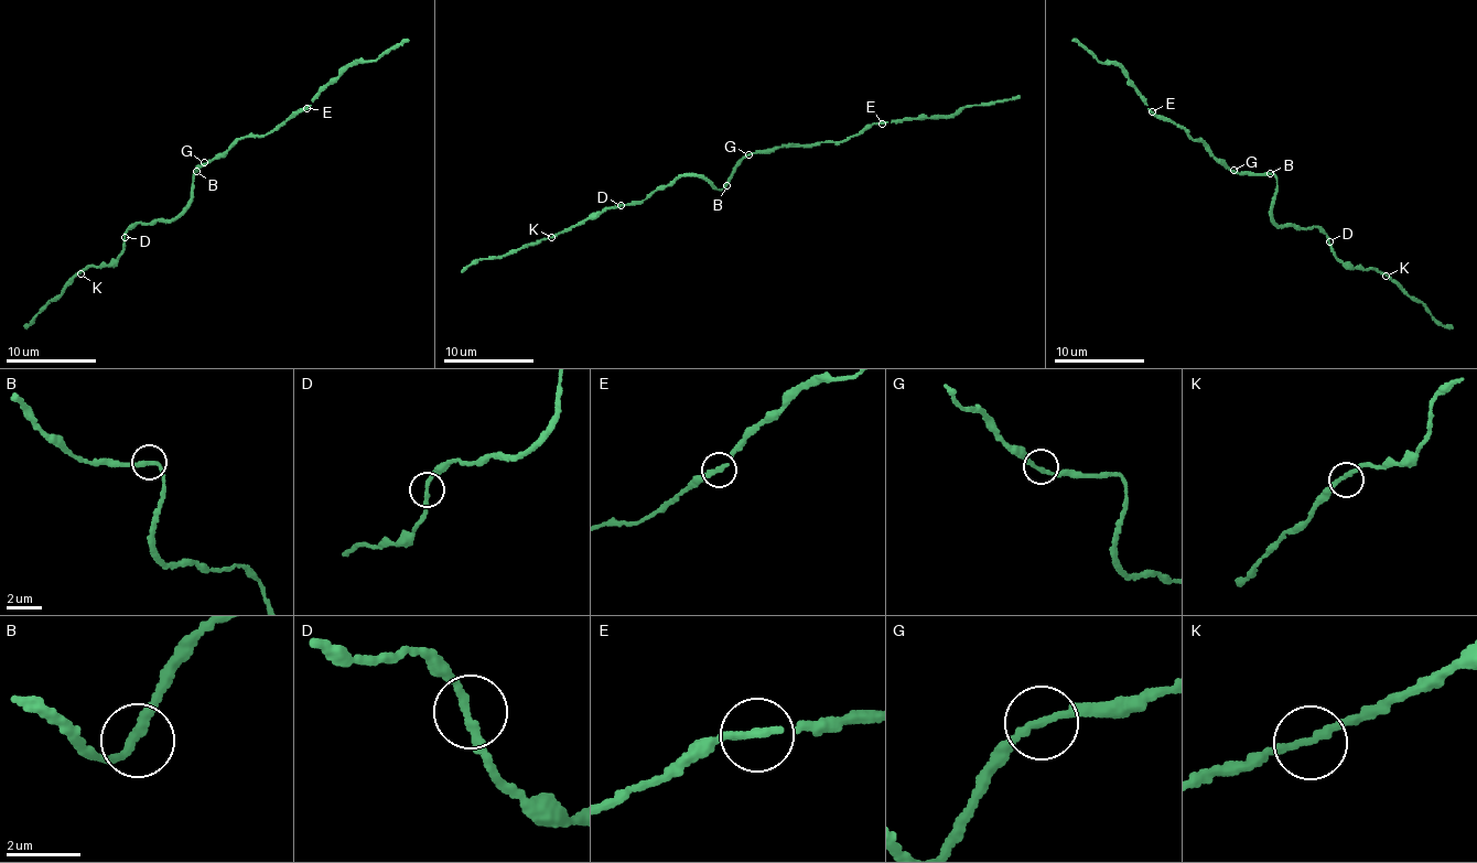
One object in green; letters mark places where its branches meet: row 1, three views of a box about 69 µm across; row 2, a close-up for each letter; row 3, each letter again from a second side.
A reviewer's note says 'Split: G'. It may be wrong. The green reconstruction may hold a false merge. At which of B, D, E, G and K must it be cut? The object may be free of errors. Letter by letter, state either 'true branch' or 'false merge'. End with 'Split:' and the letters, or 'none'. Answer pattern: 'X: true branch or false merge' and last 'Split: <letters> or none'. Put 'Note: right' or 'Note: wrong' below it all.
B: true branch
D: true branch
E: true branch
G: true branch
K: true branch
Split: none
Note: wrong

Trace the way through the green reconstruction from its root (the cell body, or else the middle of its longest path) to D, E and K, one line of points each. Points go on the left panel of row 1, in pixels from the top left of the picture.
D: (193, 171), (190, 205), (173, 219), (132, 224), (125, 237)
E: (193, 171), (208, 160), (225, 155), (238, 138), (266, 136), (286, 125), (299, 109), (305, 108)
K: (193, 171), (190, 205), (178, 216), (132, 224), (116, 259), (107, 266), (83, 268), (81, 273)

